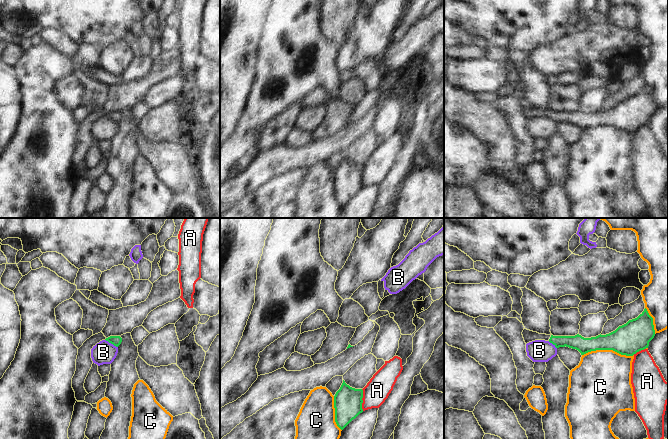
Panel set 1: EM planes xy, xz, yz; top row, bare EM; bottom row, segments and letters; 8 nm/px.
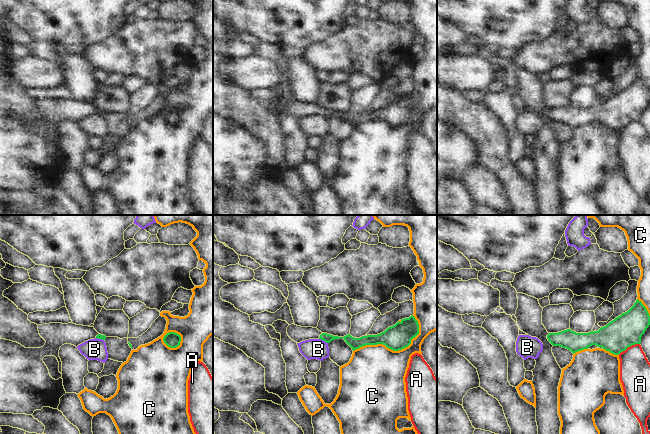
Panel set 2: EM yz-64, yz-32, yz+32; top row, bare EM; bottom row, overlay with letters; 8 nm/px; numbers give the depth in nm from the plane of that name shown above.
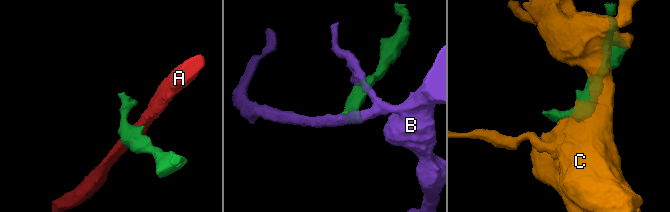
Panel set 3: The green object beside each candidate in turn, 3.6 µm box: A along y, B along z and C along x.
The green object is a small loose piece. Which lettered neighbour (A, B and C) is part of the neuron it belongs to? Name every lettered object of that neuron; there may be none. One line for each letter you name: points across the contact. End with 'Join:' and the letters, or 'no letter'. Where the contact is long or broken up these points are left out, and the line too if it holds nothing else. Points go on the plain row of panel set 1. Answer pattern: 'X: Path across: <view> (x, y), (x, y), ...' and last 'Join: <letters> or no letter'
Join: no letter.

